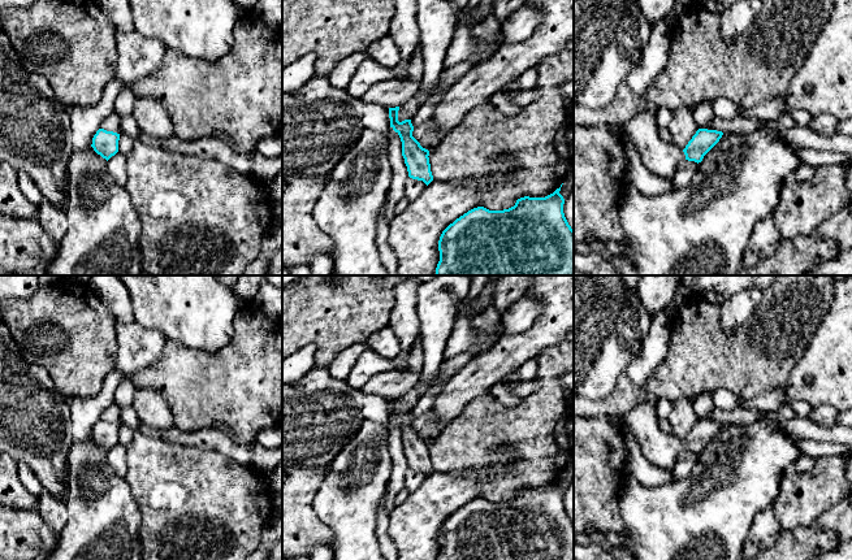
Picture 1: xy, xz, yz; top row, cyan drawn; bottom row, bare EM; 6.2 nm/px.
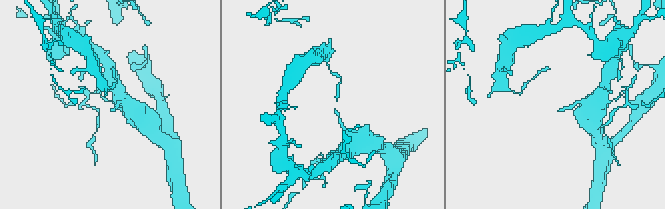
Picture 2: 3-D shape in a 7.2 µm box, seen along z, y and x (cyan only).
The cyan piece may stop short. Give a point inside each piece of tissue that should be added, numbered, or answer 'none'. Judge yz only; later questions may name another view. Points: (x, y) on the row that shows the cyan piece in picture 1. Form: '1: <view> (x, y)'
1: yz (661, 159)

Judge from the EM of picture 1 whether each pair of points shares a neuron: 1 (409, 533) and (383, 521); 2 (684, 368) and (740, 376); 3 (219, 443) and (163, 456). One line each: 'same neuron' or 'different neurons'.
1: different neurons
2: same neuron
3: different neurons

